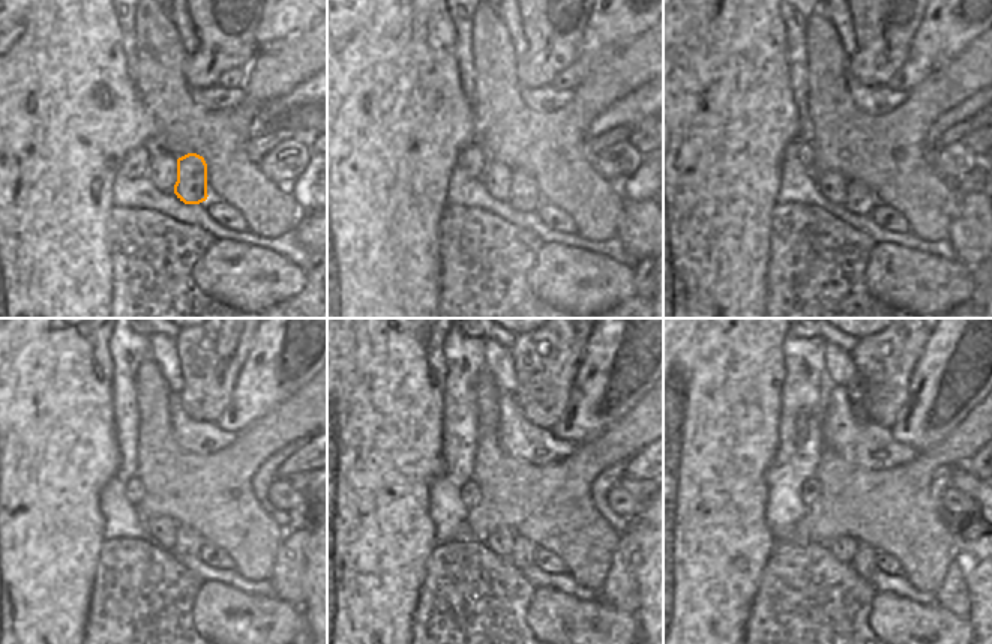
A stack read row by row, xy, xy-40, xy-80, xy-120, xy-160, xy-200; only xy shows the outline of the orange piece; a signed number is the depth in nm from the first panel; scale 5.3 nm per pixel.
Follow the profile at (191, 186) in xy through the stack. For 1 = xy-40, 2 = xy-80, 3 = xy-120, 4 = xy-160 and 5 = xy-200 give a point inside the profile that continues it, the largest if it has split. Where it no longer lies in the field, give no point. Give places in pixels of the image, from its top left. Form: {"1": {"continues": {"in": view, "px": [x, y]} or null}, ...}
{"1": {"continues": {"in": "xy-40", "px": [524, 194]}}, "2": {"continues": {"in": "xy-80", "px": [860, 201]}}, "3": {"continues": {"in": "xy-120", "px": [188, 542]}}, "4": {"continues": {"in": "xy-160", "px": [524, 551]}}, "5": {"continues": {"in": "xy-200", "px": [862, 562]}}}

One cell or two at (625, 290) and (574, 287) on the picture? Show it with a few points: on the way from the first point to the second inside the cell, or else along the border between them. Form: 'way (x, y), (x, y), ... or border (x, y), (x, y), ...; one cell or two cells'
way (613, 288), (586, 288); one cell

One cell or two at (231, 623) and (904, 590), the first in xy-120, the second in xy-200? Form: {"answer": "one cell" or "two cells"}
{"answer": "two cells"}

